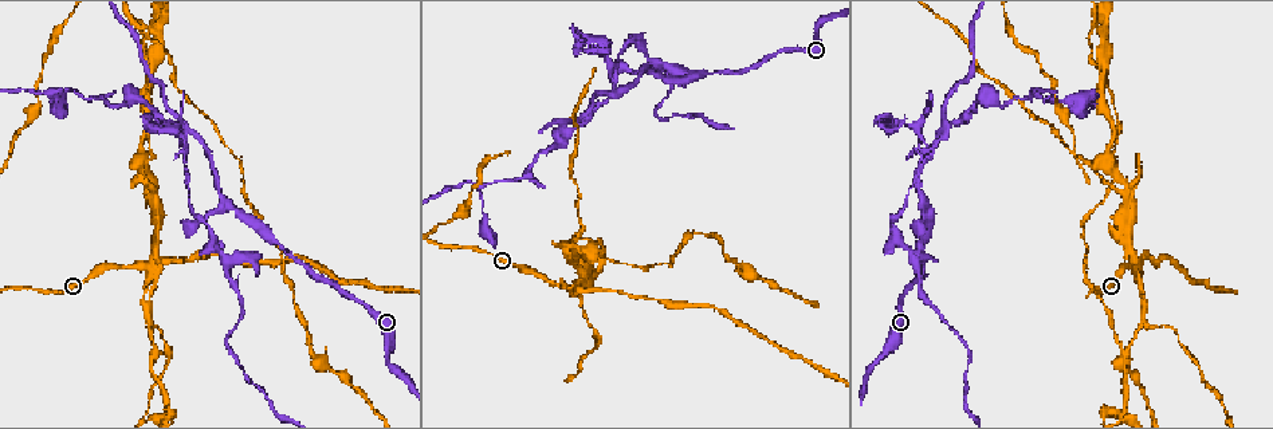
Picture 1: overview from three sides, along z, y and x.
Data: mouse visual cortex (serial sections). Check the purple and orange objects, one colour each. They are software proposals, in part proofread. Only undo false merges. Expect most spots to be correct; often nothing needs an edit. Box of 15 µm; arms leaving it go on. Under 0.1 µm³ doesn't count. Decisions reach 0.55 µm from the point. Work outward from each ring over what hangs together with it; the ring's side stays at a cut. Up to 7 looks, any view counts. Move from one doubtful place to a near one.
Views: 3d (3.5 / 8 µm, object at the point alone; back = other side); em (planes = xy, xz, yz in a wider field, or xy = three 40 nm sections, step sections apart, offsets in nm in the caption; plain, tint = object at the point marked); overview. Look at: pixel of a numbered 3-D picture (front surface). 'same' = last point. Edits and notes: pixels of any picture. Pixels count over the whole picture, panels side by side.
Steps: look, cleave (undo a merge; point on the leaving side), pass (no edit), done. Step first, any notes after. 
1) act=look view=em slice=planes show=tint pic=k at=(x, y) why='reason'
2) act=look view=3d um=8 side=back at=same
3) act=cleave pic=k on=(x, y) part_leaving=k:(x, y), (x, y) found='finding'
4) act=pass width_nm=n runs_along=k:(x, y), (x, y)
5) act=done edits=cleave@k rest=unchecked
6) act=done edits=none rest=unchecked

act=look view=3d um=3.5 pic=1 at=(579, 287)

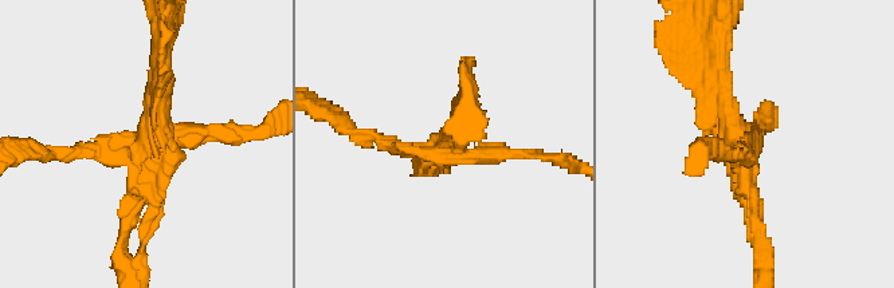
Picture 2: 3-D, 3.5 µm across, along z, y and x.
act=look view=em slice=xy step=2 show=tint pic=2 at=(432, 149)

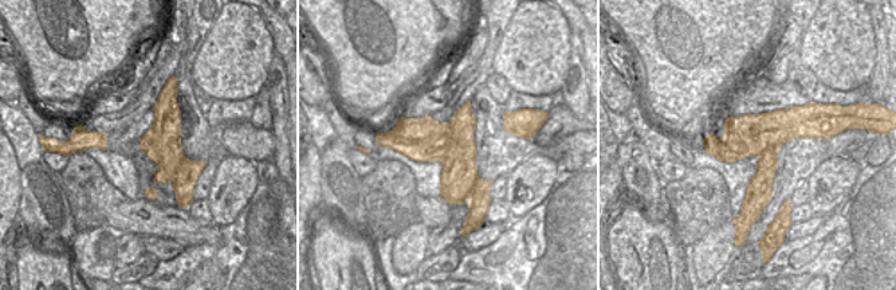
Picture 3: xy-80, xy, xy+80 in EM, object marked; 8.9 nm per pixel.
act=cleave pic=2 on=(161, 122) part_leaving=2:(134, 156), (163, 90), (163, 32) found='two cells meet here'

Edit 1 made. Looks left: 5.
act=look view=3d um=3.5 side=back pic=1 at=(661, 76) why='three arms meet'

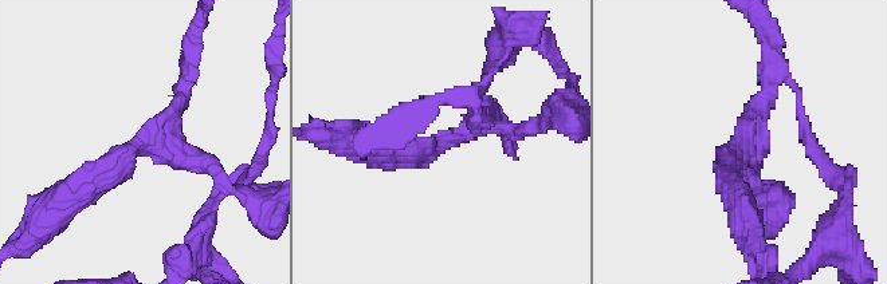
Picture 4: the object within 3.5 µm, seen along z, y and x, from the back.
act=look view=em slice=xy step=3 show=tint pic=4 at=(438, 143) arms=3 arm_widths_nm=200,200,300

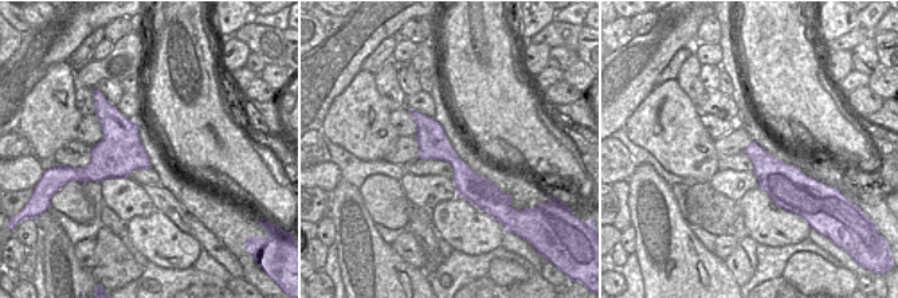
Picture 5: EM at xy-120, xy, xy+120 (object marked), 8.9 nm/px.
act=pass width_nm=260 runs_along=4:(66, 200), (177, 110), (185, 81) found='one cell here'

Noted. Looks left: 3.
act=look view=3d um=8 pic=1 at=(616, 98) why='abrupt turn'

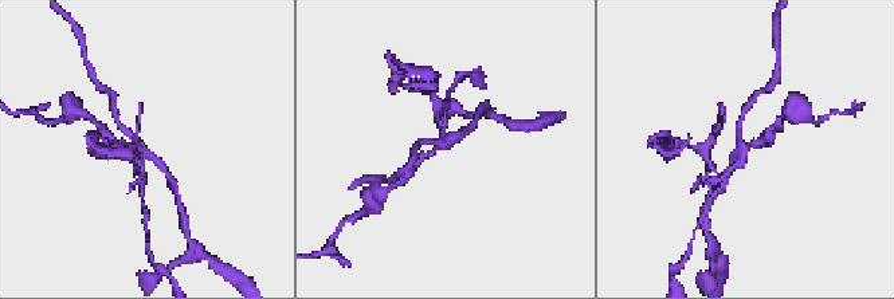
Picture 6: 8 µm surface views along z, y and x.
act=look view=3d um=3.5 side=back pic=6 at=(145, 149) why='zoom in'

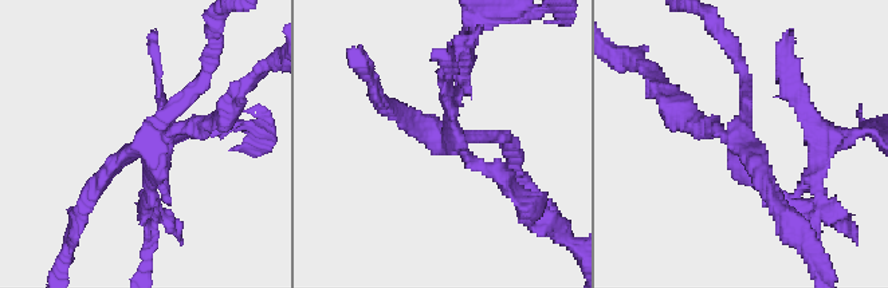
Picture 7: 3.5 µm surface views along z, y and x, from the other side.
act=look view=em slice=xy step=5 show=tint pic=7 at=(145, 144) arms=4 arm_widths_nm=150,150,200,200 why='shape alone is not enough'

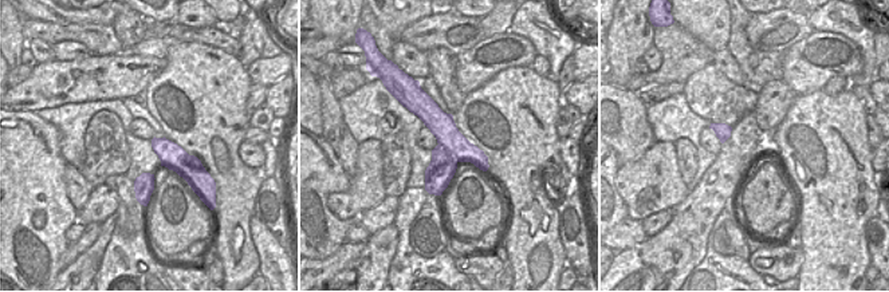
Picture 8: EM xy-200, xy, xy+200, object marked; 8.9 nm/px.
act=cleave pic=7 on=(148, 198) width_nm=280 part_leaving=7:(150, 148), (150, 247) found='a second cell is stuck on'

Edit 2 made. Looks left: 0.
act=done edits=cleave@2,cleave@7 rest=unchecked

